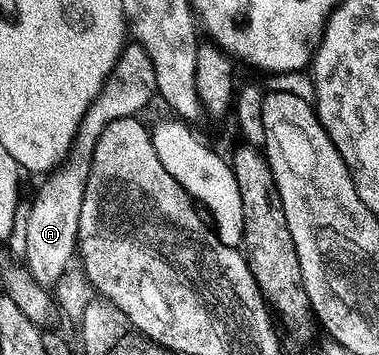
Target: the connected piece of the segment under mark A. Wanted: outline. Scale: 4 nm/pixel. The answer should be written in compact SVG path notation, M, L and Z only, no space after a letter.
M131 40L128 41L123 48L122 53L120 54L118 60L115 62L115 66L110 74L103 82L102 88L99 90L97 96L94 98L93 101L90 102L89 108L86 109L84 116L80 124L78 125L78 130L75 133L74 140L71 142L71 147L68 150L67 156L54 168L54 170L50 171L40 182L42 182L41 186L38 188L33 202L29 208L29 212L27 214L27 218L25 220L25 259L23 259L24 265L26 266L27 270L31 274L31 278L34 279L39 286L43 289L49 290L54 287L54 285L60 280L62 275L67 271L70 267L70 260L74 259L77 247L78 247L78 235L79 235L79 226L80 226L80 214L81 214L81 204L84 200L84 192L85 188L87 187L88 182L88 174L91 171L91 164L92 164L92 156L93 152L96 150L96 142L101 136L101 132L104 131L104 128L107 127L108 124L112 123L113 120L123 119L123 118L130 118L136 117L141 111L153 98L156 97L158 90L156 88L156 73L153 71L153 64L152 61L148 59L148 53L145 52L142 45L138 42Z

